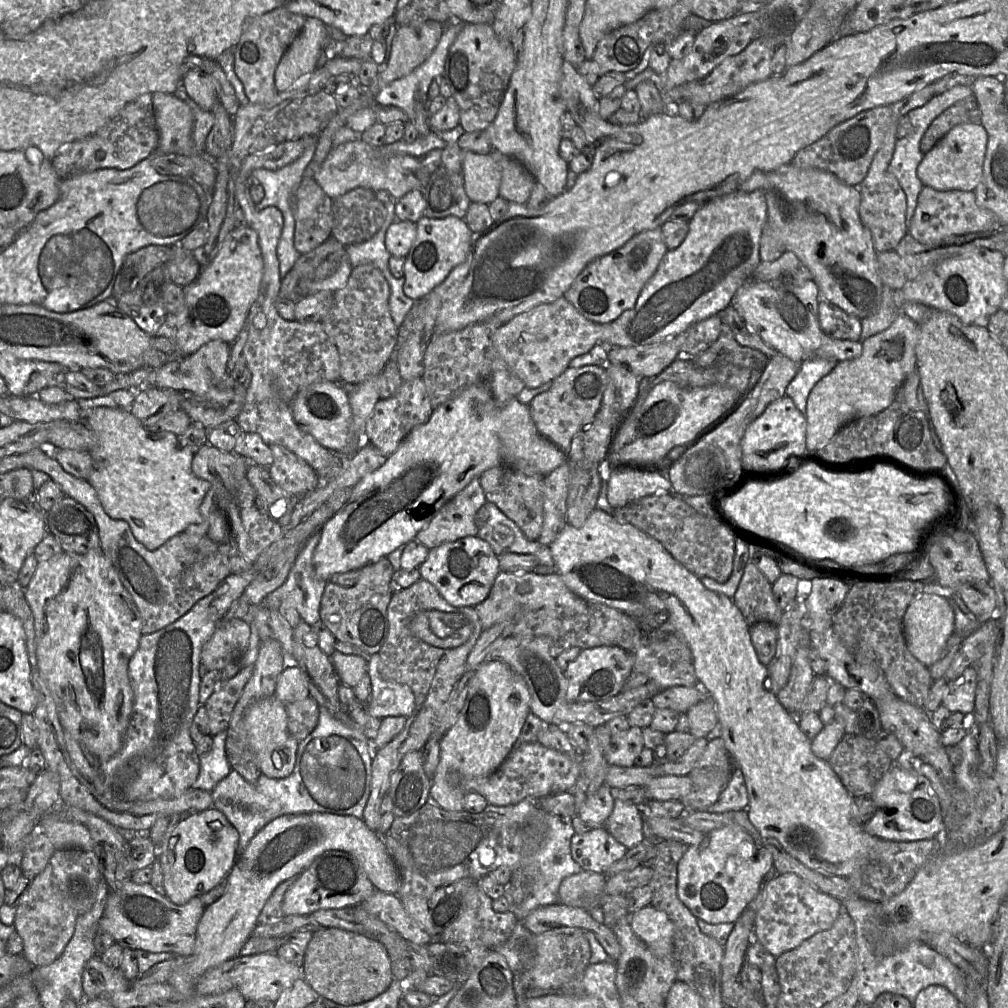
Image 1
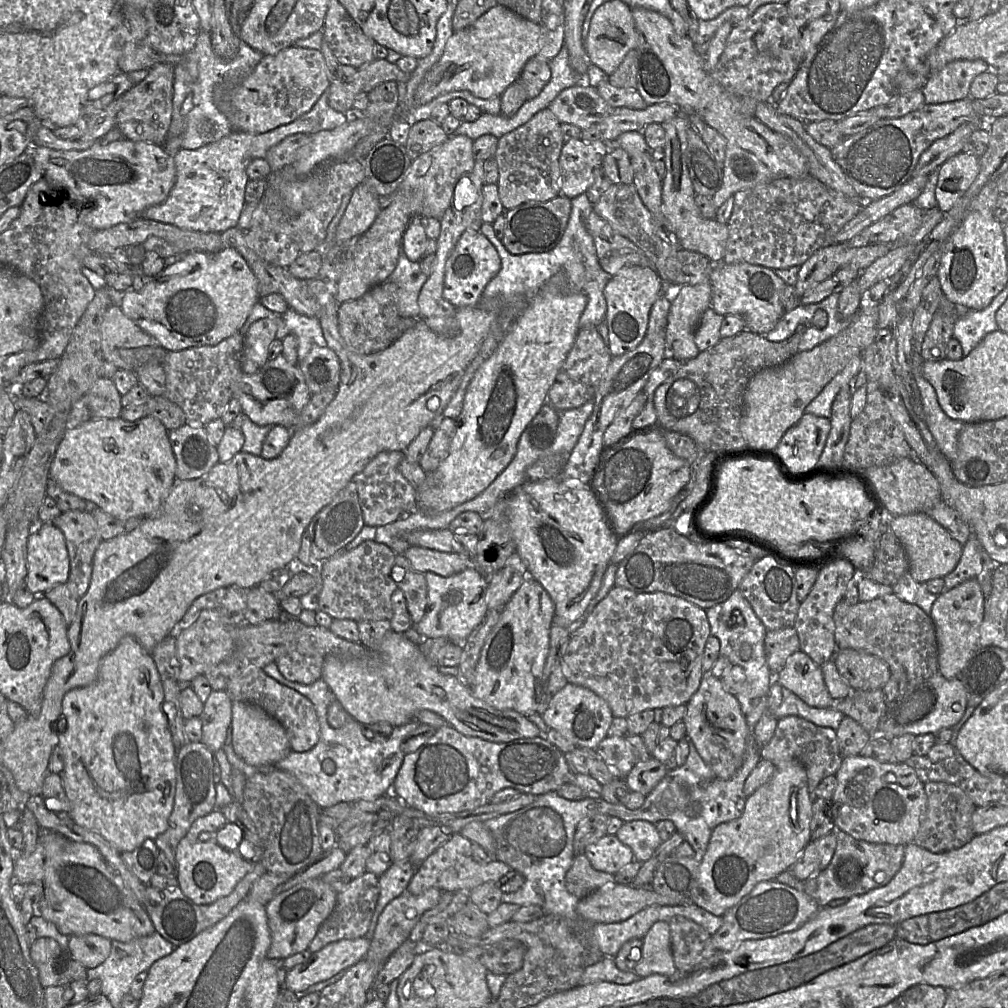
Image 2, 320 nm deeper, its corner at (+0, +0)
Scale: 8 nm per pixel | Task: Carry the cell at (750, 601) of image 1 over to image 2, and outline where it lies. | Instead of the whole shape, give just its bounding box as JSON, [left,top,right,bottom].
[765,626,800,672]

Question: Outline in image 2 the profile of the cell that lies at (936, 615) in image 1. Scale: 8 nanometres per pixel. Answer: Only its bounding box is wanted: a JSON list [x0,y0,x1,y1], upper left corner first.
[930,578,985,679]

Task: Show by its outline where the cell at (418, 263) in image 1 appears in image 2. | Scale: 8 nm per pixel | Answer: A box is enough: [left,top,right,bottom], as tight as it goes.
[443,231,501,308]

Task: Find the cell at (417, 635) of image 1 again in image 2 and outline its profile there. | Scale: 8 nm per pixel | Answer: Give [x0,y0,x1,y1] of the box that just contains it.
[392,554,427,627]

